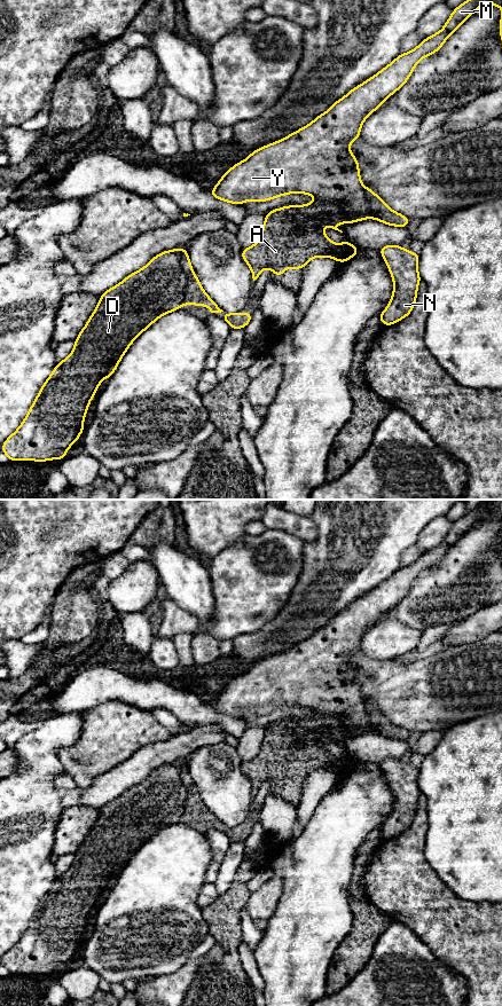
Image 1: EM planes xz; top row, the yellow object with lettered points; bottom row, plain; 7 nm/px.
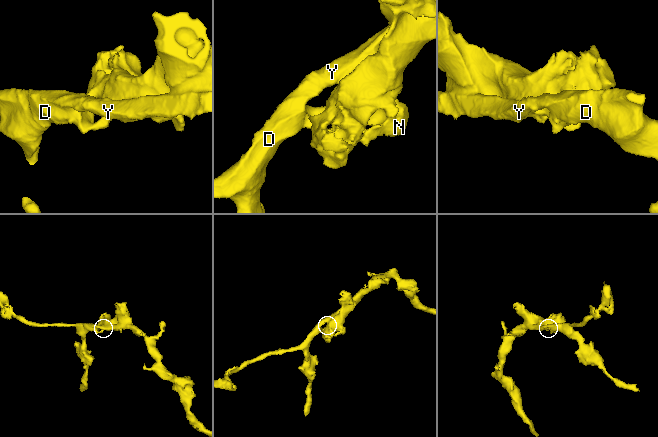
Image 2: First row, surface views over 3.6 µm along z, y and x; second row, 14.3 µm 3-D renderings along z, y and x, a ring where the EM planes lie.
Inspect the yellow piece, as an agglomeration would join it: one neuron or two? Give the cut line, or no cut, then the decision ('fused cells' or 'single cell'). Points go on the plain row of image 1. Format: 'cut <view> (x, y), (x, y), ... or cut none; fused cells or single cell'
cut xz (178, 762), (180, 779), (186, 791), (186, 800), (180, 818); fused cells

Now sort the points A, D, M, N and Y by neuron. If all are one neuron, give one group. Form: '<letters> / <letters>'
A / D M N Y

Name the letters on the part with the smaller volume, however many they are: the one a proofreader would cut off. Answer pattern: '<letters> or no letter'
A

